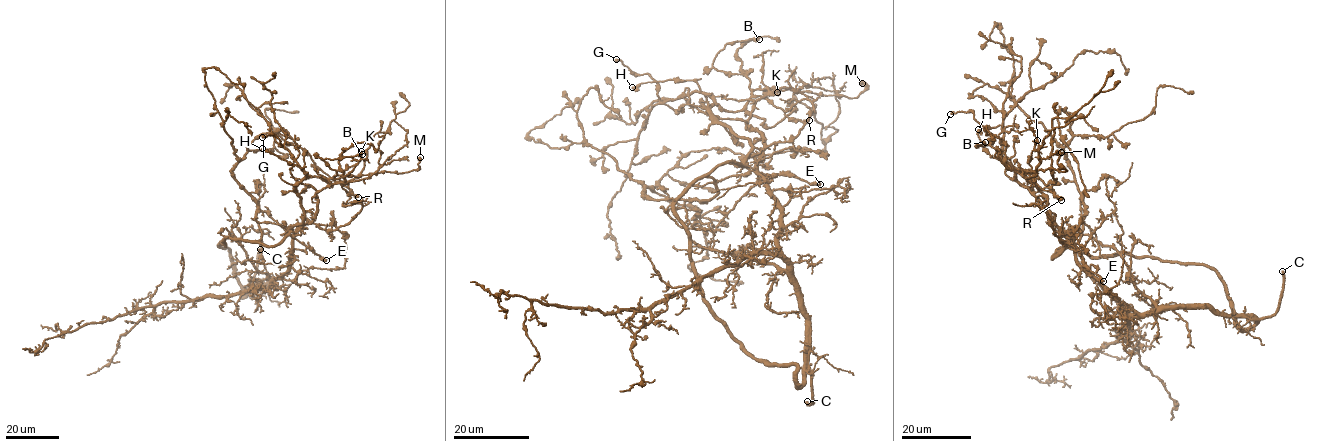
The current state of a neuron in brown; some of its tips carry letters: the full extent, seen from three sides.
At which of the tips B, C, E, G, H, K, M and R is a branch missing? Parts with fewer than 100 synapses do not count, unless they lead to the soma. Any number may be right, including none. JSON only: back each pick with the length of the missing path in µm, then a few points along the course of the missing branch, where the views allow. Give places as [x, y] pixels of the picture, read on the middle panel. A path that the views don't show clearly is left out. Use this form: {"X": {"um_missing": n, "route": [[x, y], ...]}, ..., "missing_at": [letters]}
{"C": {"um_missing": 90, "route": [[807, 401], [812, 391], [804, 390], [791, 371], [796, 366], [833, 364]]}, "missing_at": ["C"]}

